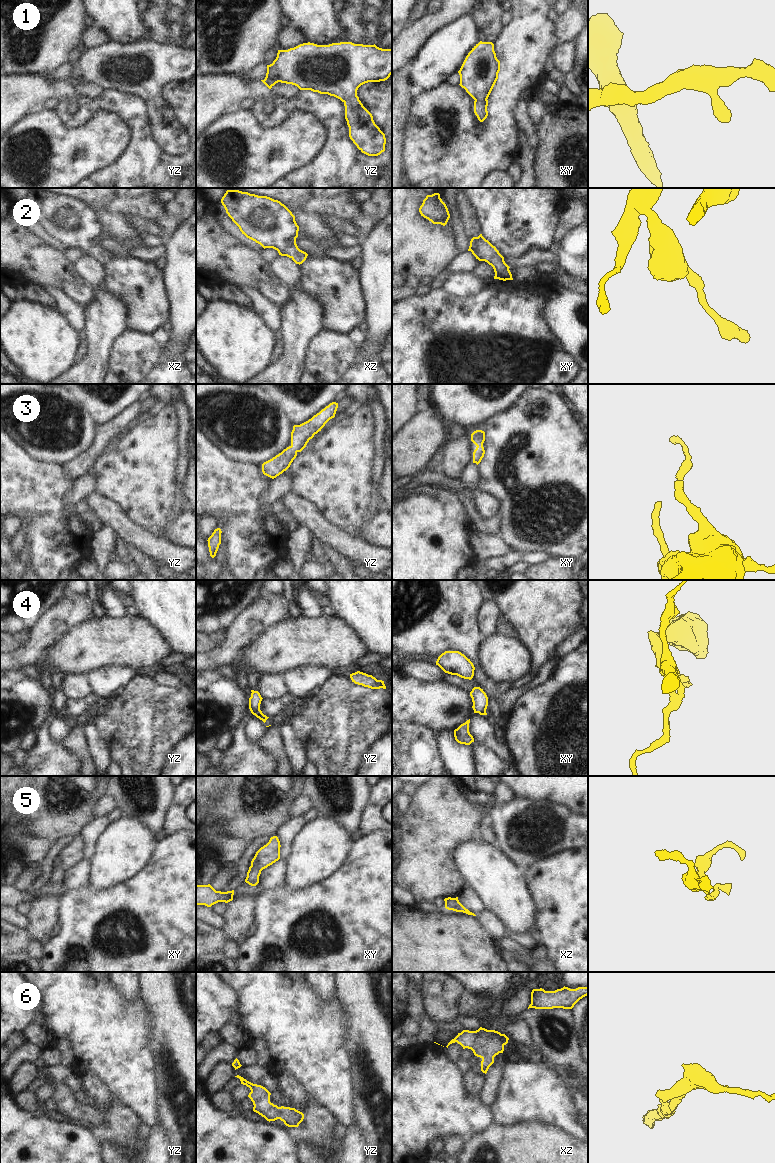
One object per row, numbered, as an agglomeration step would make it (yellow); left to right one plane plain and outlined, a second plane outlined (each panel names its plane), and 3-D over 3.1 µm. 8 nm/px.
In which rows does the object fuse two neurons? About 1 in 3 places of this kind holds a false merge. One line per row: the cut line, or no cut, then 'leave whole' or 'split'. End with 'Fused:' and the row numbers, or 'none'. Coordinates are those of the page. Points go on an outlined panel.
1: cut none; leave whole
2: cut none; leave whole
3: cut none; leave whole
4: cut none; leave whole
5: cut none; leave whole
6: cut none; leave whole
Fused: none

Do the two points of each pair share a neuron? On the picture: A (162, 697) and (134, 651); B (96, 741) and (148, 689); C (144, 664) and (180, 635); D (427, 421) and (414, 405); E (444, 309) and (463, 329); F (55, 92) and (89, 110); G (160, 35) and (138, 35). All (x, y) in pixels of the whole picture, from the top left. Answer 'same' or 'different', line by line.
A: different
B: different
C: different
D: different
E: same
F: different
G: different

